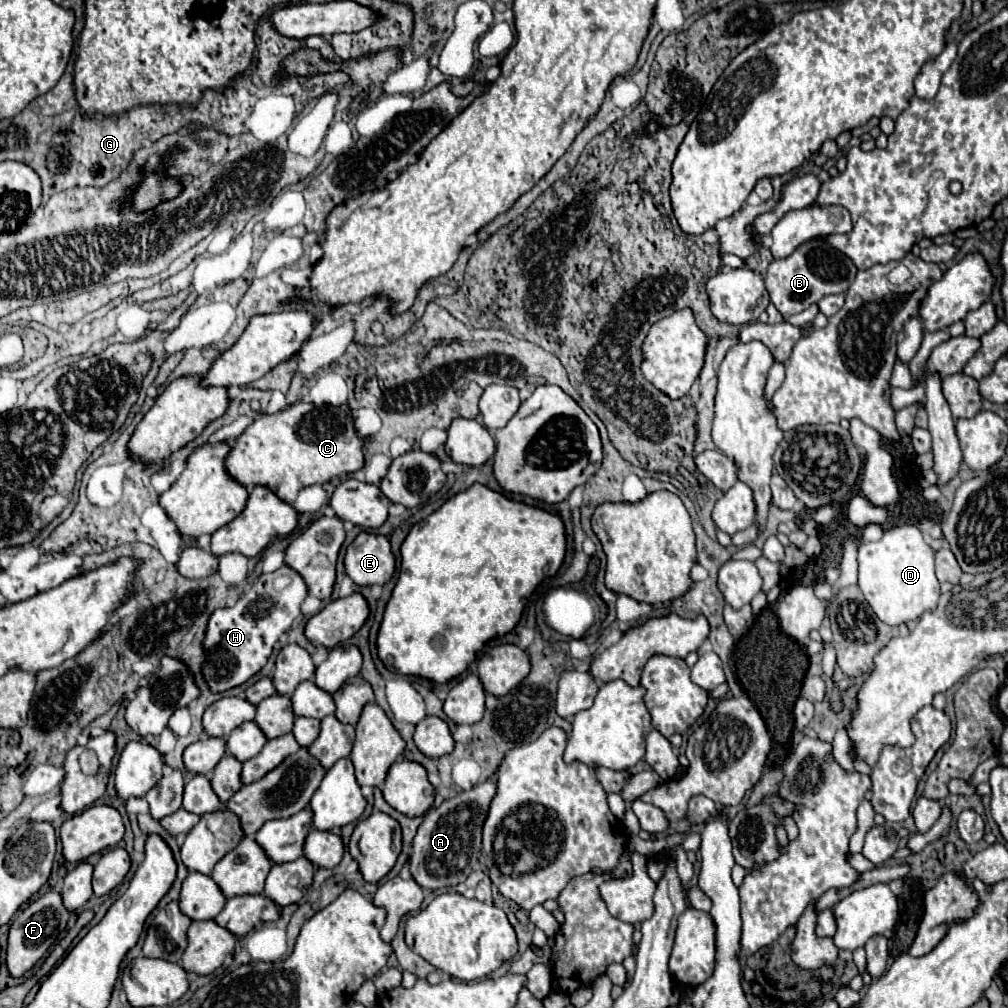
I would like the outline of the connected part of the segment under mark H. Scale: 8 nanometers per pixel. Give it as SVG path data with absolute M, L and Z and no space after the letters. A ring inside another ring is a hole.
M282 566L272 574L262 574L234 608L220 608L208 620L208 632L204 640L206 664L204 678L212 692L224 692L252 678L272 654L276 640L290 630L296 618L302 616L302 602L308 596L308 586L296 570Z

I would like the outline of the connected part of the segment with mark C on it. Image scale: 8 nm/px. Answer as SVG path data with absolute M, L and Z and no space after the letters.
M296 402L276 414L260 414L234 440L226 458L228 474L242 486L268 486L282 502L292 502L296 494L314 484L356 472L364 466L362 440L354 434L348 406L316 406Z

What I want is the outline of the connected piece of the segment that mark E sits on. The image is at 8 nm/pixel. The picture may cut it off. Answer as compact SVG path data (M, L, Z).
M360 532L348 546L344 558L346 574L358 586L372 586L388 582L396 572L396 558L390 540L382 534Z

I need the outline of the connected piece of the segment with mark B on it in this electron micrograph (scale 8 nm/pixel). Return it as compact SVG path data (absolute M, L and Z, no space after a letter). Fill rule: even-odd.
M806 242L788 258L774 260L768 266L764 282L770 300L782 314L798 314L826 294L846 292L852 284L852 278L856 278L856 272L858 268L854 262L840 250L832 248L828 242Z

